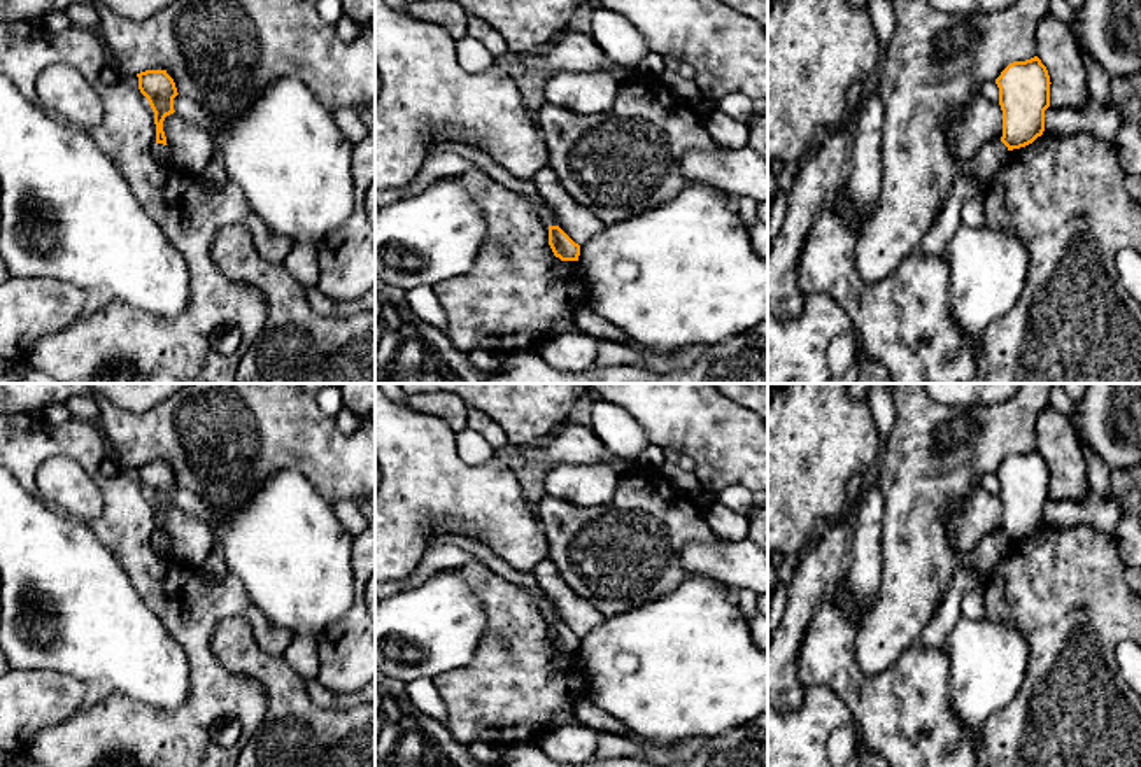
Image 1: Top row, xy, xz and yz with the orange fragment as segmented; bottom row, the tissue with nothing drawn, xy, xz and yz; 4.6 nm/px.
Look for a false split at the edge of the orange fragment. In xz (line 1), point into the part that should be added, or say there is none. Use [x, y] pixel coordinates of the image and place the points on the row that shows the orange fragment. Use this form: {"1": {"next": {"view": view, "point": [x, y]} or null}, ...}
{"1": {"next": null}}

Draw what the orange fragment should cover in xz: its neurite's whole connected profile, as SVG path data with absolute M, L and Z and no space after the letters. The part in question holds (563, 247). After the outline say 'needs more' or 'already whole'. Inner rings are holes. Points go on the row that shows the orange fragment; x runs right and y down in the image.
M549 226L549 245L561 261L578 261L580 245L575 243L559 226Z; already whole

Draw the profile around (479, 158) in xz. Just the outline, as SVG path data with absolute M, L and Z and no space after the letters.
M438 142L435 145L429 145L429 149L426 151L426 156L447 152L447 151L470 159L477 168L485 172L493 180L500 182L501 186L505 186L507 189L517 194L526 196L535 205L540 219L547 226L556 226L554 208L542 200L531 179L519 180L512 177L505 168L494 163L487 152L464 142Z

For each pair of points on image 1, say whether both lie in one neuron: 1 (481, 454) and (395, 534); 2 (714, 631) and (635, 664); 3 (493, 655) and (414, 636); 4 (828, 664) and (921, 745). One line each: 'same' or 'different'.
1: different
2: same
3: different
4: same

